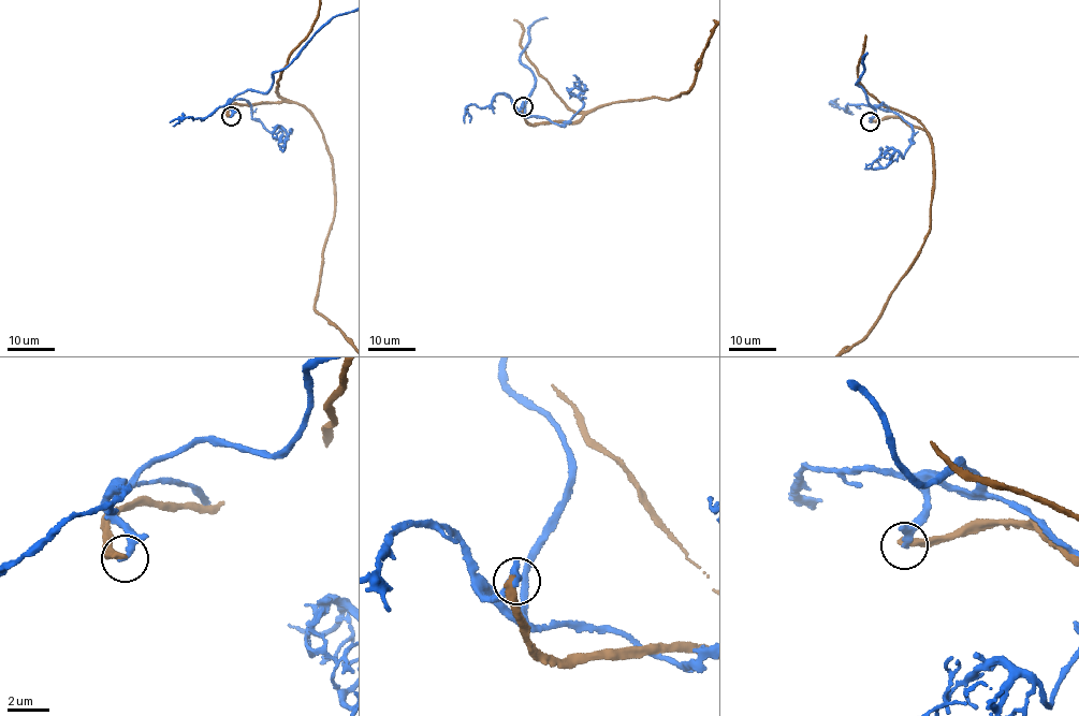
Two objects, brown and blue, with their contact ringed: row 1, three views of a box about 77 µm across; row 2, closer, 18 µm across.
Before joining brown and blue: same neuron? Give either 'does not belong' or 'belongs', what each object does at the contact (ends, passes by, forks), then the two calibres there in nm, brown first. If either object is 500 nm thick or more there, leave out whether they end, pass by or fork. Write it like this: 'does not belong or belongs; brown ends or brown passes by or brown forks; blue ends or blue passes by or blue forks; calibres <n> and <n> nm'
does not belong; brown ends; blue ends; calibres 360 and 320 nm

